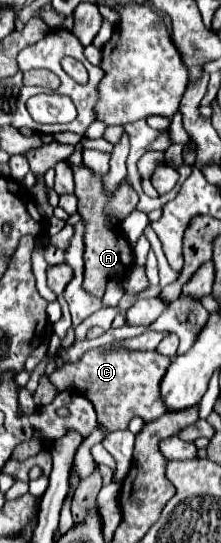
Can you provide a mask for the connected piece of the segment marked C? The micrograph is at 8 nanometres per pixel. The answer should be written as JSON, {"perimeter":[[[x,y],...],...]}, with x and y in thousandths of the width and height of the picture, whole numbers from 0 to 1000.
{"perimeter":[[[439,639],[394,646],[357,665],[303,669],[222,691],[222,702],[258,720],[330,716],[385,727],[439,761],[439,779],[466,797],[575,790],[602,768],[638,768],[656,779],[719,772],[756,753],[729,731],[701,731],[719,705],[765,676],[774,661],[710,646],[593,646],[566,639]]]}

